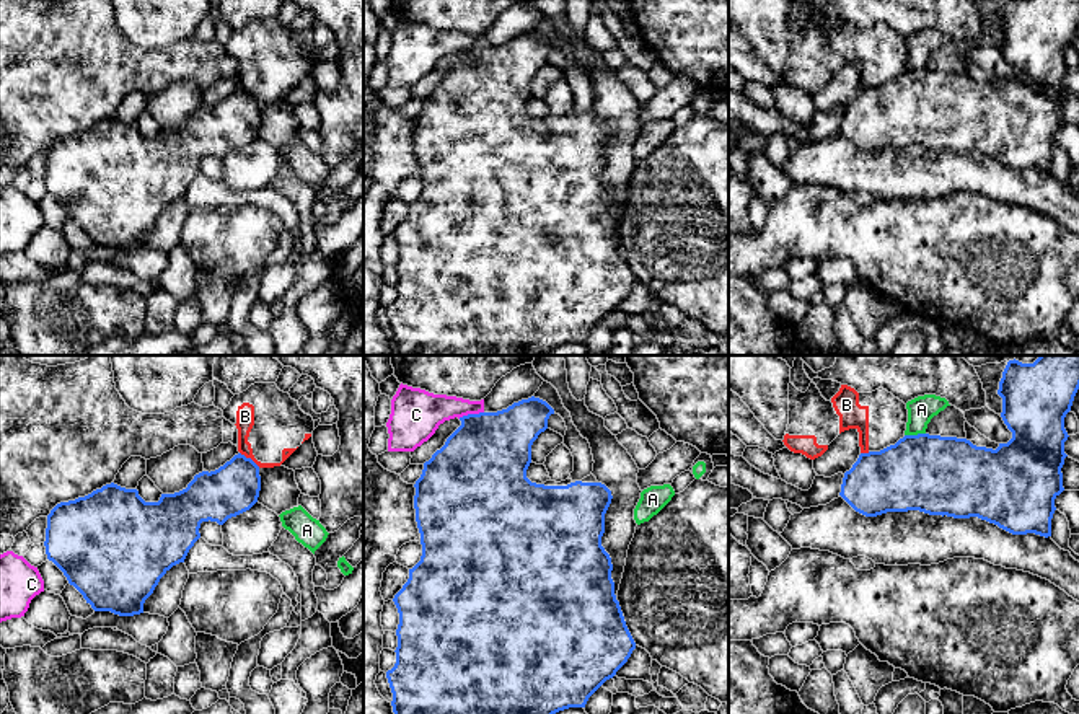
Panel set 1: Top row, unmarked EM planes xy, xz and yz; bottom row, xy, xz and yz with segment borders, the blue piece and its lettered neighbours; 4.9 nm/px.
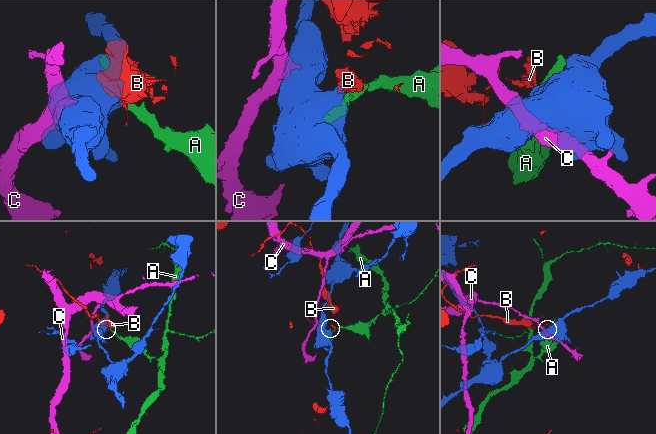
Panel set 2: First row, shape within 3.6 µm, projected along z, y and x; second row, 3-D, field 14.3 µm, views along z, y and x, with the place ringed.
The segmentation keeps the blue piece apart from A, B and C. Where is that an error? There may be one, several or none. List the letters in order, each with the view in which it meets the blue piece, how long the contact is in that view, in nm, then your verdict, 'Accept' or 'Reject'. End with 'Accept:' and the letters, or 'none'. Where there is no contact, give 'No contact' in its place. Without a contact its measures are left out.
A: Touches blue in yz. Shared border 110 nm. Reject
B: Touches blue in xy. Shared border 130 nm. Reject
C: Touches blue in xz. Shared border 130 nm. Reject
Accept: none

